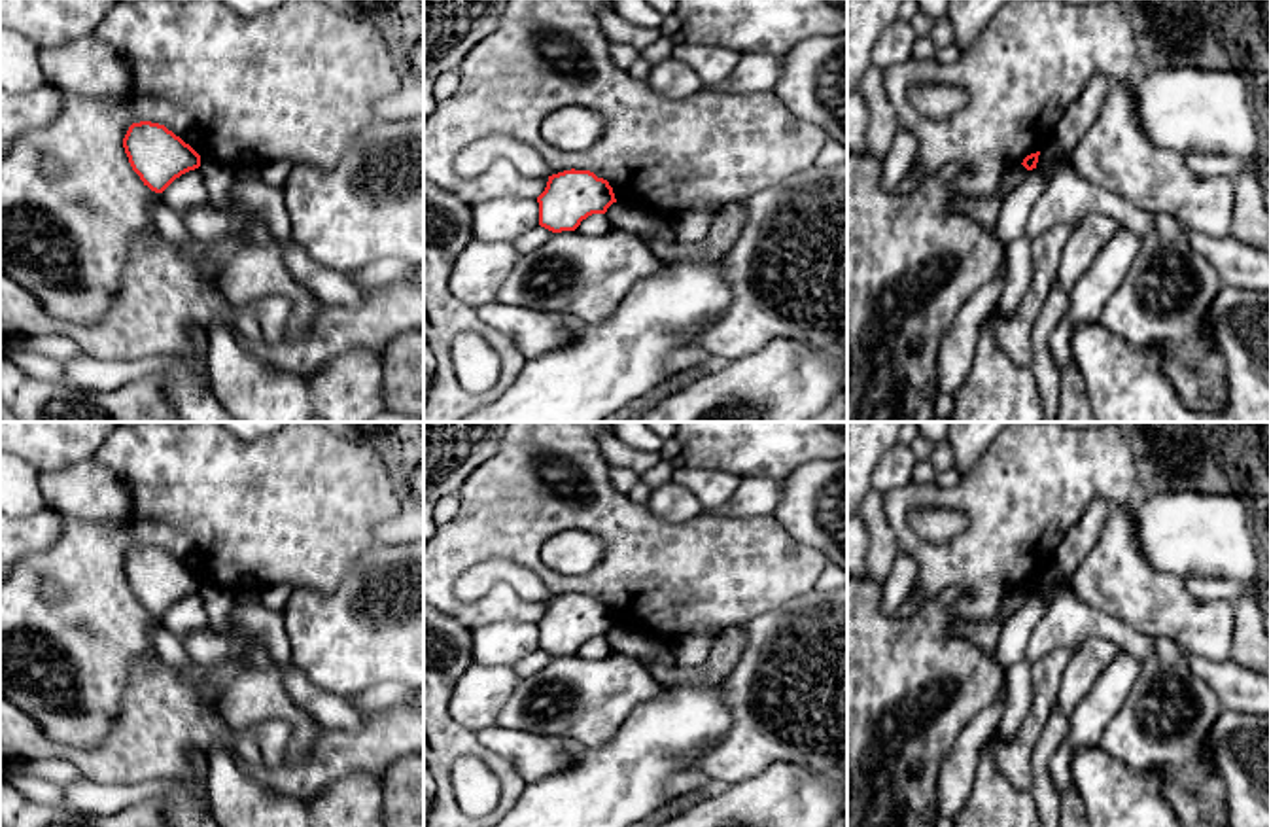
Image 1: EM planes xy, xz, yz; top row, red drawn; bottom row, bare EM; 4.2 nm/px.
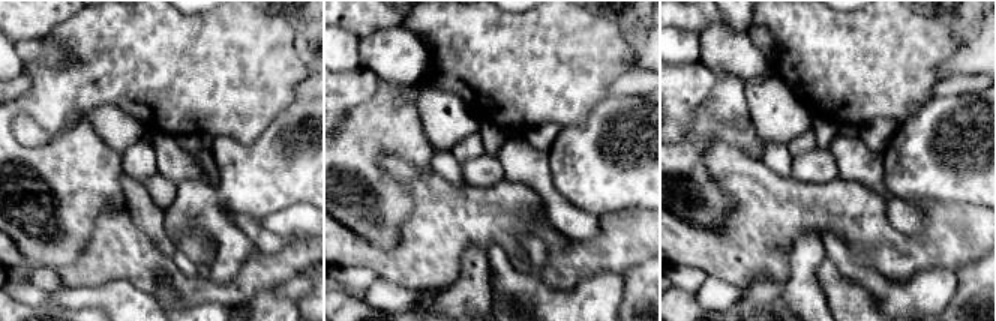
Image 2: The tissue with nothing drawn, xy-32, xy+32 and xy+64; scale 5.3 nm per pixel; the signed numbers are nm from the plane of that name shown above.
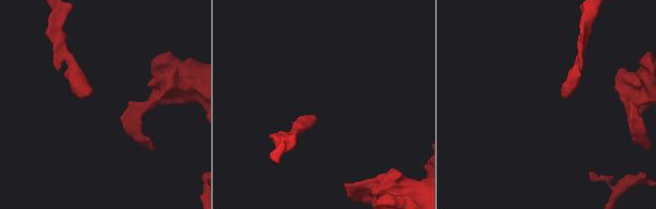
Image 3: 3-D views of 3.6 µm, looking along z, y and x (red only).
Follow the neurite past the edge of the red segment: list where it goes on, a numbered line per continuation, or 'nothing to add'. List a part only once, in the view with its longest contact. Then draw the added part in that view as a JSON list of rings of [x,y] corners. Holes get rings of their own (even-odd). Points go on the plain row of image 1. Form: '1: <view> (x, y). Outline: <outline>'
nothing to add

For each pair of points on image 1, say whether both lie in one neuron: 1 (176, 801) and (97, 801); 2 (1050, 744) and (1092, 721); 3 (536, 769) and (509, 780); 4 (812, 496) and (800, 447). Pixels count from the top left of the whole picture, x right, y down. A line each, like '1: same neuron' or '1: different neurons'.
1: same neuron
2: different neurons
3: different neurons
4: different neurons

